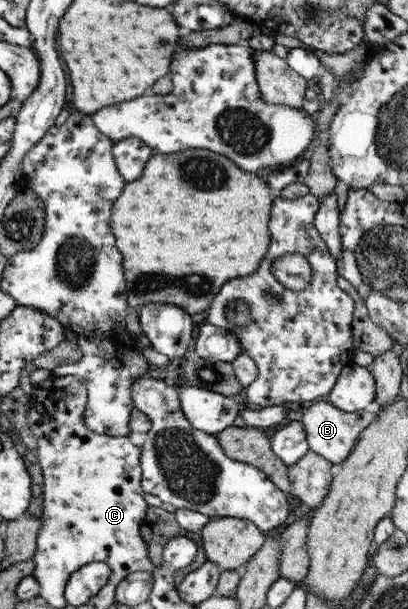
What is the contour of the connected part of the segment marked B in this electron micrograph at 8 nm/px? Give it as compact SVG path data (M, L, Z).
M320 401L306 406L302 415L302 423L307 433L309 450L318 453L334 464L342 463L354 447L360 434L374 421L376 413L361 410L360 412L348 413L334 407L332 403Z

